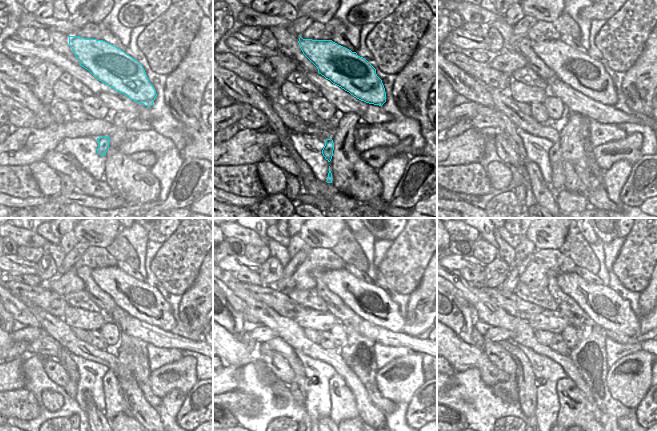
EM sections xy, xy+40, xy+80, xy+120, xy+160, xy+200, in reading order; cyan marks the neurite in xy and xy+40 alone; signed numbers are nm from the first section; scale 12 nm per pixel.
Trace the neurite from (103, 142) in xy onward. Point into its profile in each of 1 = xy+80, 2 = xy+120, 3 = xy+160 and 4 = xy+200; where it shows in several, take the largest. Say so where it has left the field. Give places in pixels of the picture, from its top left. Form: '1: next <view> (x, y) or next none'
1: next xy+80 (558, 174)
2: next xy+120 (116, 403)
3: next xy+160 (343, 404)
4: next xy+200 (574, 411)

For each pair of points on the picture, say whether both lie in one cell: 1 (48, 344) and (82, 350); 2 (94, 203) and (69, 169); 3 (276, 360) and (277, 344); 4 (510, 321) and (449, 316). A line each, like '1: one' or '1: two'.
1: two
2: two
3: two
4: two

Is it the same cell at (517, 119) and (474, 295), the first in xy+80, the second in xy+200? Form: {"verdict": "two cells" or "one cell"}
{"verdict": "one cell"}

